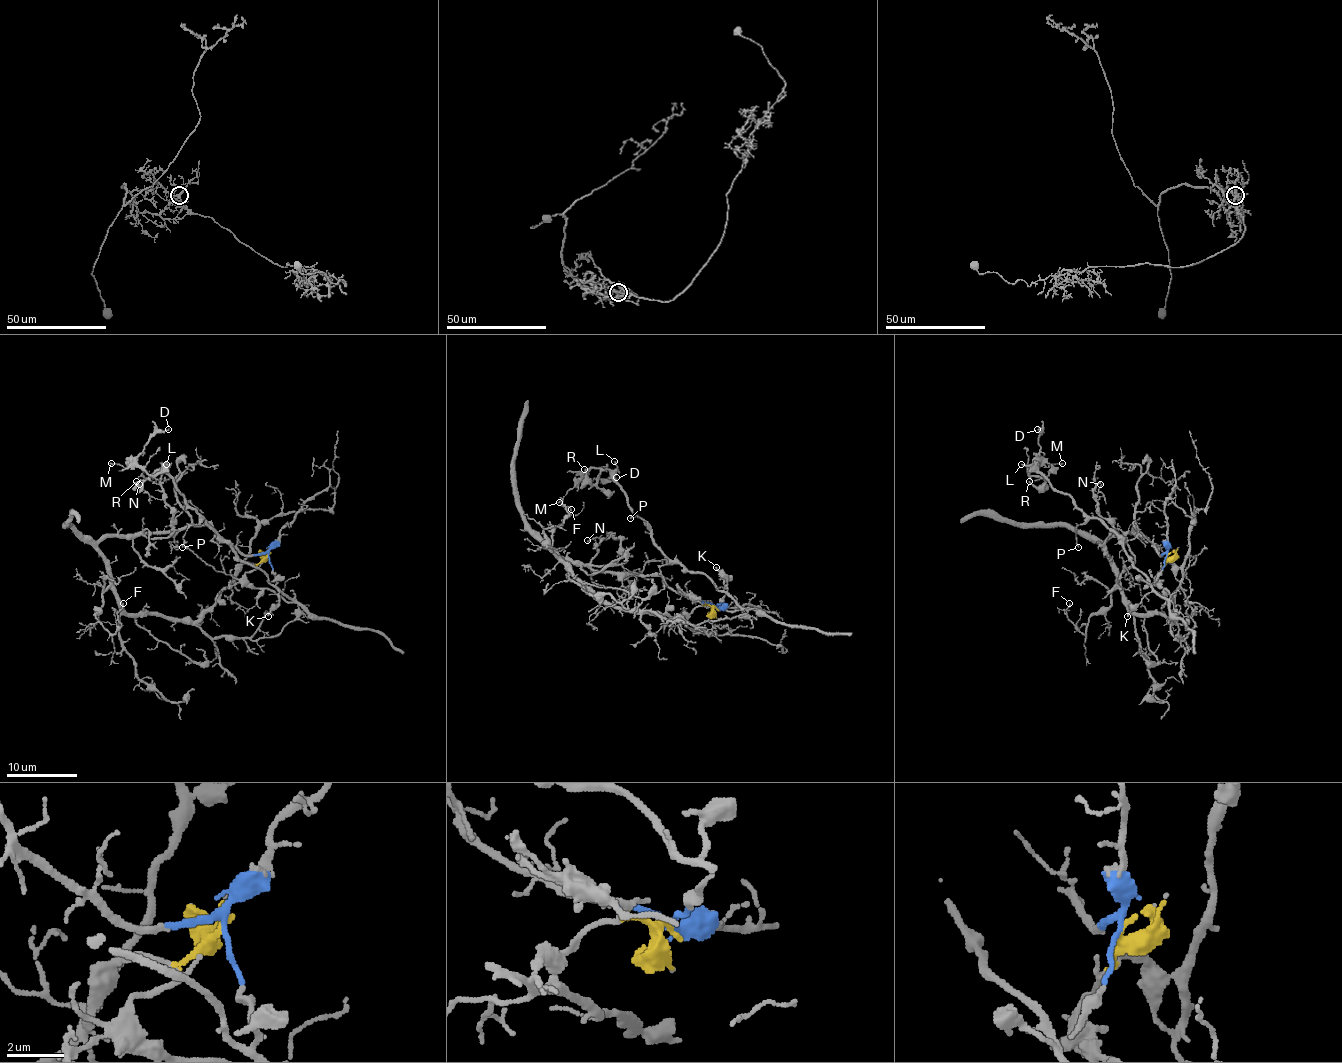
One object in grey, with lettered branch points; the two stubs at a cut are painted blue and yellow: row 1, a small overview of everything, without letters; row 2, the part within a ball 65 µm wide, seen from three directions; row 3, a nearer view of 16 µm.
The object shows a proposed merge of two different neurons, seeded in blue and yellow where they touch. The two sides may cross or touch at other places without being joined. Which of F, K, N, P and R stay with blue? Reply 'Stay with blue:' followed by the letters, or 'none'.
Stay with blue: F, N

